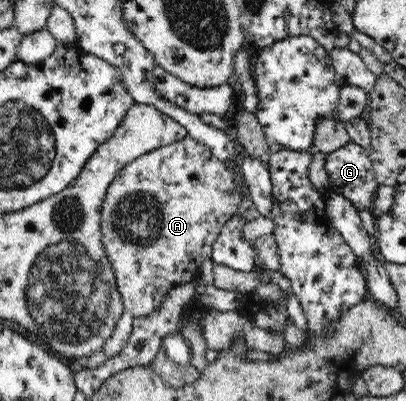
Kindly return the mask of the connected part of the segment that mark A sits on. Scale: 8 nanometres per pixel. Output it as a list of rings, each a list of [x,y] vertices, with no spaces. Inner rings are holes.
[[[190,136],[151,150],[124,166],[108,186],[100,212],[103,240],[108,259],[114,265],[116,285],[122,295],[124,310],[134,318],[144,318],[154,314],[176,286],[197,281],[202,262],[211,258],[214,240],[220,235],[224,224],[238,215],[238,208],[242,204],[240,187],[231,166],[214,156],[205,144]]]

